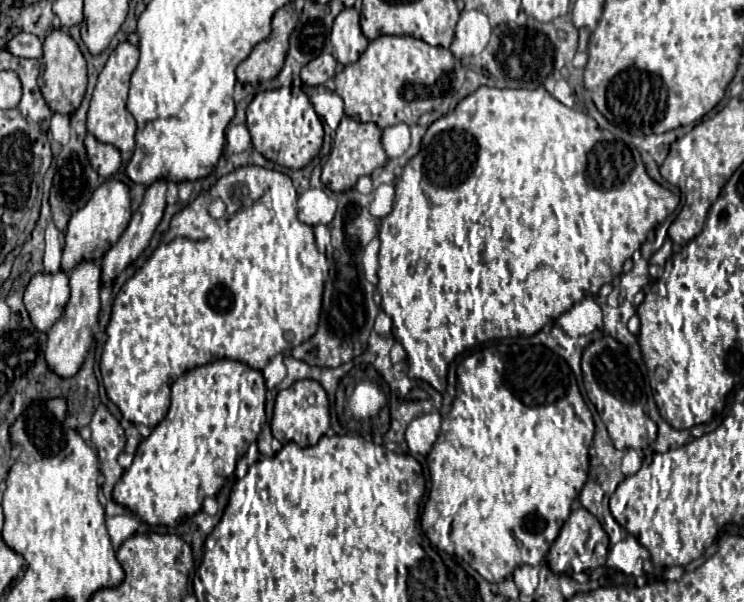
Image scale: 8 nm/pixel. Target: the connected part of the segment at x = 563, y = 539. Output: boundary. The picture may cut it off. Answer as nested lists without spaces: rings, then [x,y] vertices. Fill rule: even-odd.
[[[580,508],[576,512],[570,514],[568,522],[564,522],[556,542],[550,548],[548,554],[548,564],[554,572],[558,574],[566,574],[566,572],[582,572],[582,570],[590,570],[590,568],[598,568],[606,562],[608,556],[608,534],[604,532],[604,528],[600,526],[598,518],[592,516],[588,510]]]

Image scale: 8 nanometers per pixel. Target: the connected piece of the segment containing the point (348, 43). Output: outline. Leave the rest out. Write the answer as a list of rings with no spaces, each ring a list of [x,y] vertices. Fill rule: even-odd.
[[[344,8],[332,26],[332,56],[340,64],[352,64],[366,50],[368,38],[360,30],[360,14],[354,8]]]

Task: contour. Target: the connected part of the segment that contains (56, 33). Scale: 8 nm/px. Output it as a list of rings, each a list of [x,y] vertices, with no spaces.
[[[52,30],[46,40],[44,40],[44,54],[42,54],[42,64],[44,64],[44,86],[42,86],[42,94],[44,100],[48,102],[48,106],[54,112],[62,112],[62,114],[72,114],[86,92],[86,60],[78,48],[78,44],[72,40],[72,36],[66,30]]]

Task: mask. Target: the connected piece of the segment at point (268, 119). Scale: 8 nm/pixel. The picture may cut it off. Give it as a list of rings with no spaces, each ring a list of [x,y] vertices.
[[[276,88],[254,96],[248,106],[248,130],[254,148],[268,160],[284,168],[304,168],[322,146],[322,120],[314,112],[308,96],[296,88]]]

